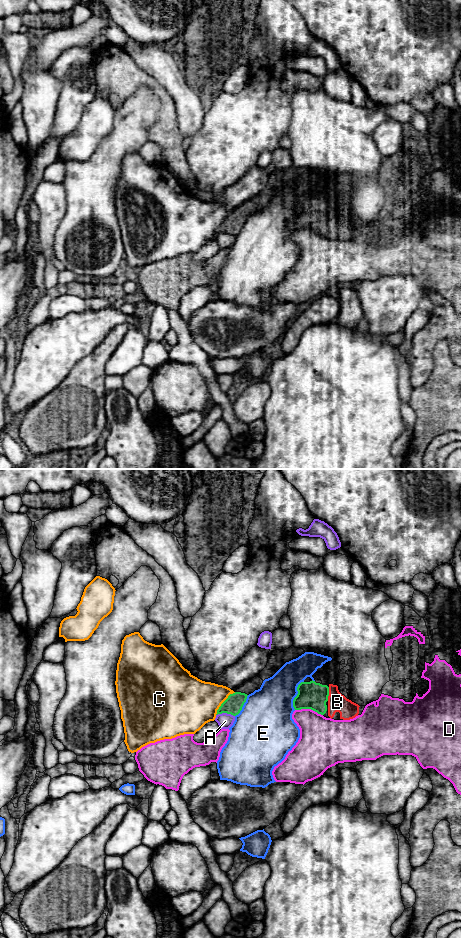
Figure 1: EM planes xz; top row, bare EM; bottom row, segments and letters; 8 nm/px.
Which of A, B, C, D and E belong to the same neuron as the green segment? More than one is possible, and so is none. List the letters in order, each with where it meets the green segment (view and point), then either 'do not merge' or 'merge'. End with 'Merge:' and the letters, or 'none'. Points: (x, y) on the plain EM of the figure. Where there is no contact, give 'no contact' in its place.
A: xz (225, 232) | do not merge
B: xz (328, 214) | merge
C: xz (223, 222) | do not merge
D: xz (309, 228) | do not merge
E: xz (297, 215) | do not merge
Merge: B

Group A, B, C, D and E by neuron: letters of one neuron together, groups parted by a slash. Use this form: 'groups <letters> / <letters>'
groups A / B / C / D / E

